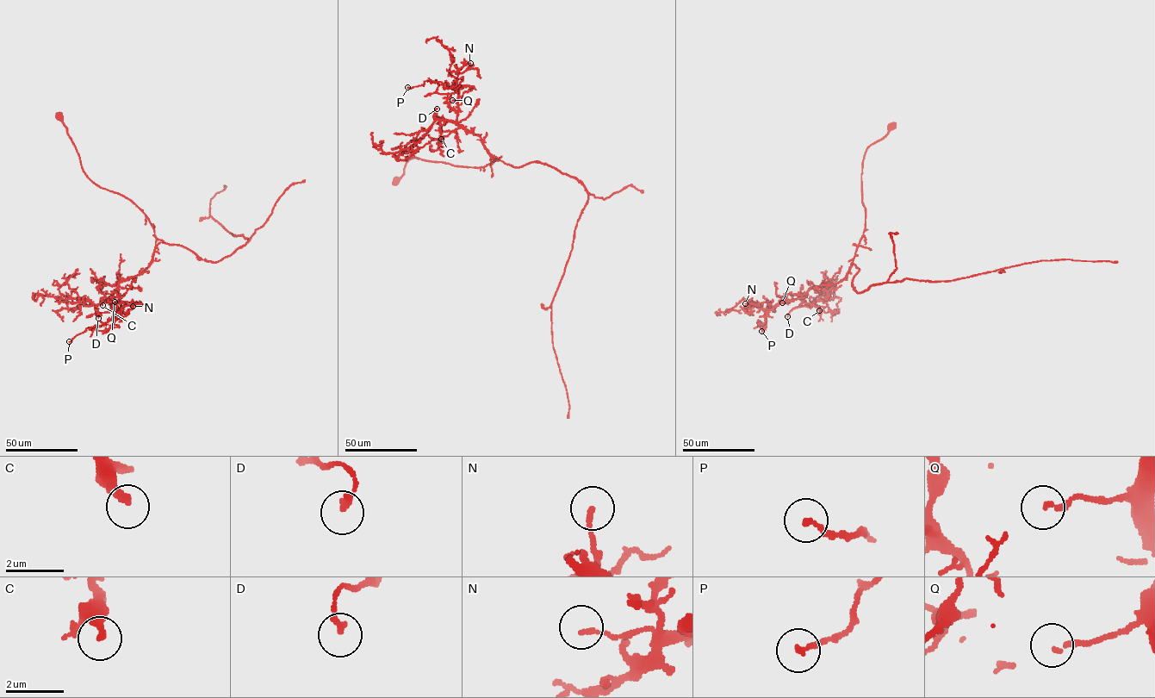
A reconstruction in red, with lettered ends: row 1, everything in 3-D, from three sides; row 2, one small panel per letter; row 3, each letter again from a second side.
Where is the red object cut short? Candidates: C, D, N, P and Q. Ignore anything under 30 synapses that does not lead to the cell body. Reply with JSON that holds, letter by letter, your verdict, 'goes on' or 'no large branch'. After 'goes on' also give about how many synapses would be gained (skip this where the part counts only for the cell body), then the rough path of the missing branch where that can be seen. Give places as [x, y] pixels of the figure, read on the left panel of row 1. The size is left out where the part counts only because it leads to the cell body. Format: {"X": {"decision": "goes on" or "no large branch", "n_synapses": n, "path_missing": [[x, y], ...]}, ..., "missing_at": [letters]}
{"C": {"decision": "no large branch"}, "D": {"decision": "no large branch"}, "N": {"decision": "no large branch"}, "P": {"decision": "no large branch"}, "Q": {"decision": "no large branch"}, "missing_at": []}

